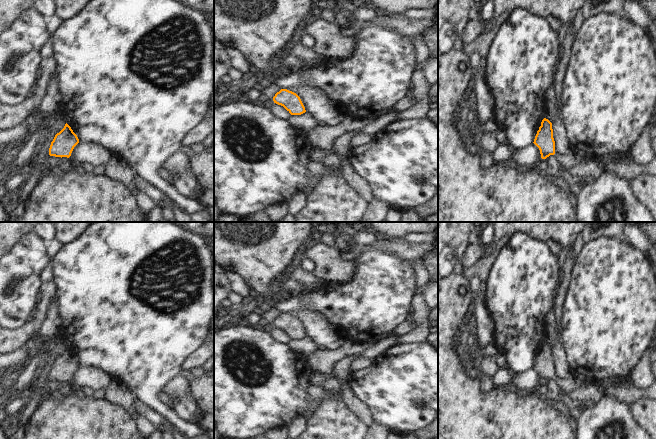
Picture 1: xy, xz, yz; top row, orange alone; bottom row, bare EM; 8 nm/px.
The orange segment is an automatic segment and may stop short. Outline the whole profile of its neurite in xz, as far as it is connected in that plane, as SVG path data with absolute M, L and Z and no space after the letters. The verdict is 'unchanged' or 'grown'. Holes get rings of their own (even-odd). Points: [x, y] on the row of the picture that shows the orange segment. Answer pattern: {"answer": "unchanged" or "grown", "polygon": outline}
{"answer": "unchanged", "polygon": "M281 89L273 97L274 103L283 106L291 115L301 115L306 112L300 97L287 89Z"}

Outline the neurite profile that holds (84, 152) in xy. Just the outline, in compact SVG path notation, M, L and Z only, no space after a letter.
M79 142L73 149L70 160L75 167L88 163L94 166L106 165L112 157L111 151L94 142Z

